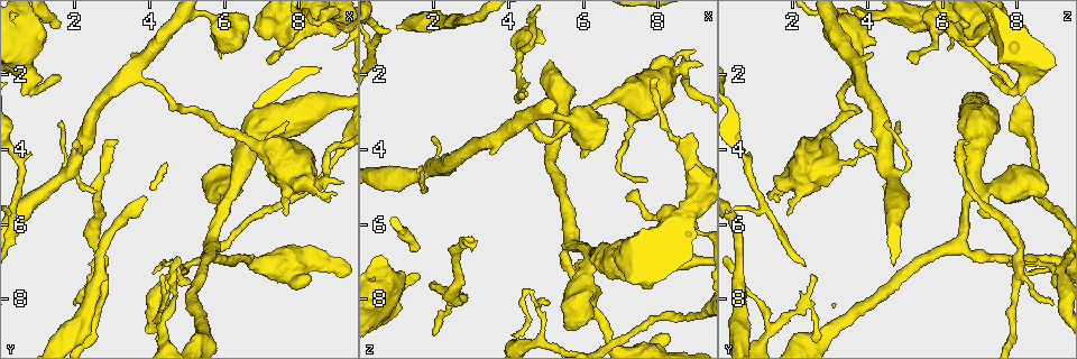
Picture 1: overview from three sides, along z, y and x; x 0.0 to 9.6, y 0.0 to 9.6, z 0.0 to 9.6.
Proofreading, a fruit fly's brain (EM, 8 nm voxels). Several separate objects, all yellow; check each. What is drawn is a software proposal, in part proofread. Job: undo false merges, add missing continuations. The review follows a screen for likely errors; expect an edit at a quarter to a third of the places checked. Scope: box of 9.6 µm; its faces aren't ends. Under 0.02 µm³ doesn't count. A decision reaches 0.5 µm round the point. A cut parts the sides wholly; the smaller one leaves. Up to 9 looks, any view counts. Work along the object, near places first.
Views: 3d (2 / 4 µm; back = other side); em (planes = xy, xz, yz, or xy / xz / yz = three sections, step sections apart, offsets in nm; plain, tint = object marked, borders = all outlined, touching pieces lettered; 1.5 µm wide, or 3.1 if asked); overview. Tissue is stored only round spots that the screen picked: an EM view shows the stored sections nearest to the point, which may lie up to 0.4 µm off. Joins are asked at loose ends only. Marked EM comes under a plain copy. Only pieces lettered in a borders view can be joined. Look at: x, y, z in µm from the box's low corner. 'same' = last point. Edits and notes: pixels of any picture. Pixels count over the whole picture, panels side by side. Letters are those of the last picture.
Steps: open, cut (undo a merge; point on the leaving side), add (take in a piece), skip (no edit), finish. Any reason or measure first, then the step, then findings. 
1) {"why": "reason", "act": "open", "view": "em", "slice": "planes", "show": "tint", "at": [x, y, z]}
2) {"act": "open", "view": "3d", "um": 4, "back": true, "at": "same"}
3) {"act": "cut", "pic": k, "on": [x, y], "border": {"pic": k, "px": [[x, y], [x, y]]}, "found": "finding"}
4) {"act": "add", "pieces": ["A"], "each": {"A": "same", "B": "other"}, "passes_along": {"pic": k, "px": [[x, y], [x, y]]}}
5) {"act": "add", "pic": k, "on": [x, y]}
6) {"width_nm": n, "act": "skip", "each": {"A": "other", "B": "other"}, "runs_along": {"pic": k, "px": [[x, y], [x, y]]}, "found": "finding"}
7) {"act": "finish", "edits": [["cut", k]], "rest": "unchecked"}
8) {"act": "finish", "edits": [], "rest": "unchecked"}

{"why": "thin end", "act": "open", "view": "em", "slice": "planes", "show": "borders", "at": [2.00, 8.20, 8.90]}

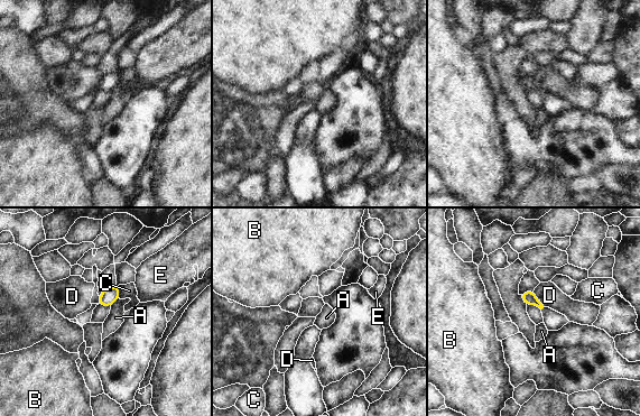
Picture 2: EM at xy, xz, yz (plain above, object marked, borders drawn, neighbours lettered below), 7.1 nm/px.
{"act": "skip", "each": {"A": "other", "B": "other", "C": "other", "D": "other", "E": "other"}, "found": "no lettered piece goes on from it"}

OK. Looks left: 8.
{"why": "branch stops here", "act": "open", "view": "em", "slice": "planes", "show": "borders", "at": [4.30, 9.10, 2.65]}

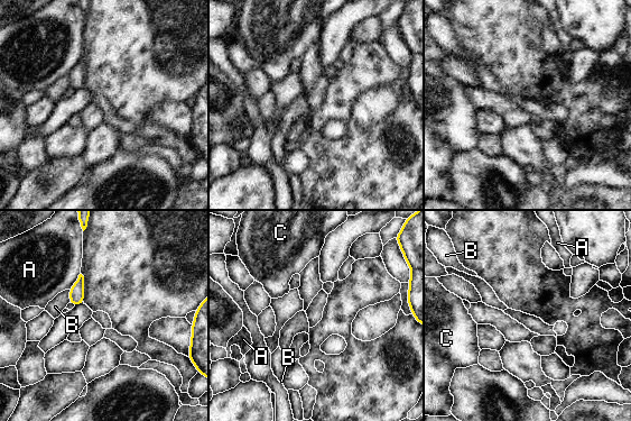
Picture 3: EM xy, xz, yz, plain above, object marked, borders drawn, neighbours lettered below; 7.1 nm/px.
{"act": "skip", "each": {"A": "other", "B": "other", "C": "other"}, "border": {"pic": 3, "px": [[80, 273], [76, 281], [68, 289]]}, "found": "no lettered piece goes on from it"}

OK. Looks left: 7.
{"why": "abrupt turn", "act": "open", "view": "em", "slice": "planes", "show": "tint", "at": [8.55, 4.80, 1.90]}

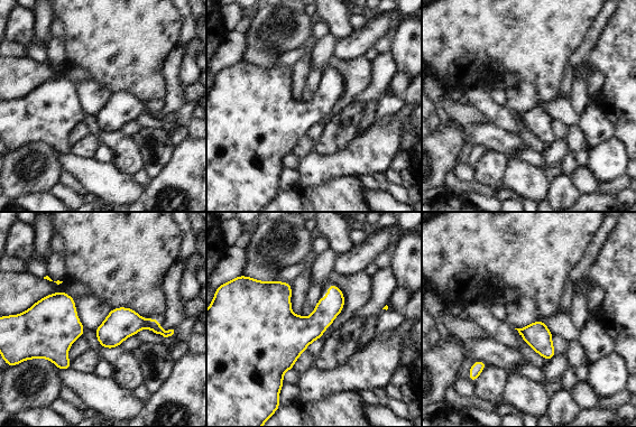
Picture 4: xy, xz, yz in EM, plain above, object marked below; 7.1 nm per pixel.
{"why": "see the neighbours", "act": "open", "view": "em", "slice": "planes", "show": "borders", "at": "same"}

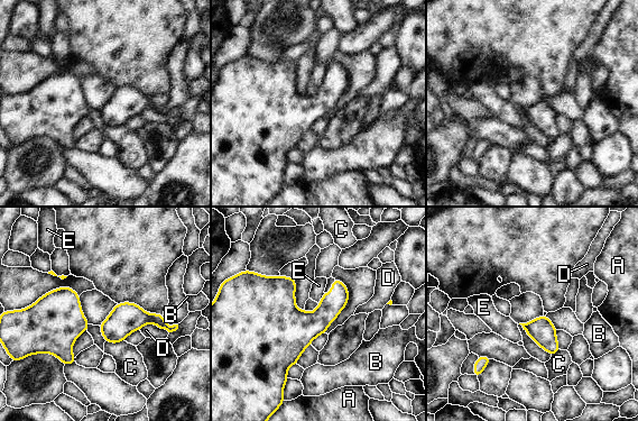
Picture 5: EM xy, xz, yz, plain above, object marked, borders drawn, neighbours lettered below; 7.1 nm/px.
{"longest_contact_nm": ["D", 220], "act": "skip", "each": {"A": "other", "B": "other", "C": "other", "D": "other", "E": "other"}, "border": {"pic": 5, "px": [[139, 329], [155, 323], [168, 332]]}, "found": "one neuron here"}

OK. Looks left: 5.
{"why": "thick end", "act": "open", "view": "3d", "um": 4, "at": [7.45, 1.20, 6.85]}

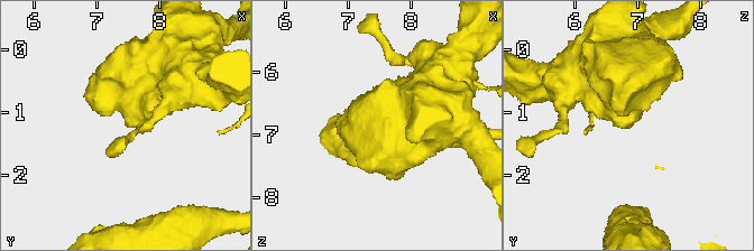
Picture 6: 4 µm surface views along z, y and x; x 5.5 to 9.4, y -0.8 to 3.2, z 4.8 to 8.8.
{"why": "shape alone is not enough", "act": "open", "view": "em", "slice": "planes", "show": "borders", "at": [7.50, 1.20, 6.75]}

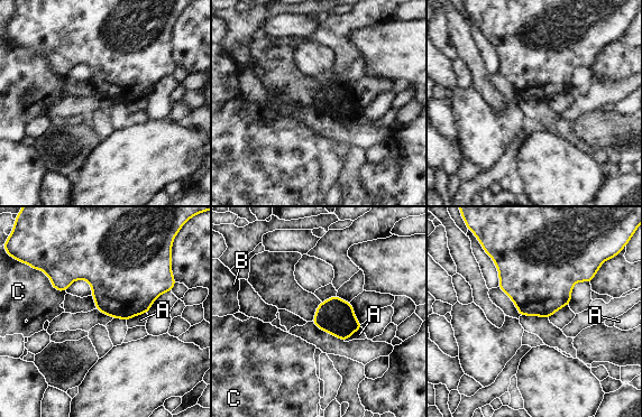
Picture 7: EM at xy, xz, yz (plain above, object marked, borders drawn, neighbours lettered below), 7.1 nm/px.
{"act": "skip", "each": {"A": "other", "B": "other", "C": "other"}, "border": {"pic": 7, "px": [[40, 269], [53, 287], [65, 292]]}, "found": "none of them fits"}

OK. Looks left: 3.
{"act": "finish", "edits": [], "rest": "unchecked"}

